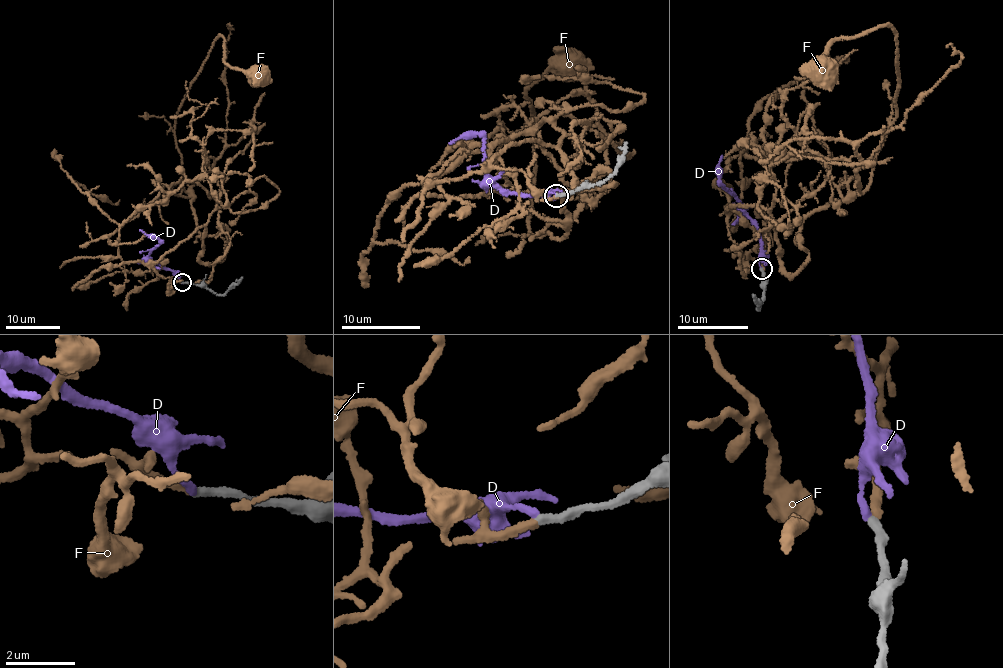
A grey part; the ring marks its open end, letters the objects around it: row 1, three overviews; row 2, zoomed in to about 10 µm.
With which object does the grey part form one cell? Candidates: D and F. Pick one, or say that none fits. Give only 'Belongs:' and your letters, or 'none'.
Belongs: F

